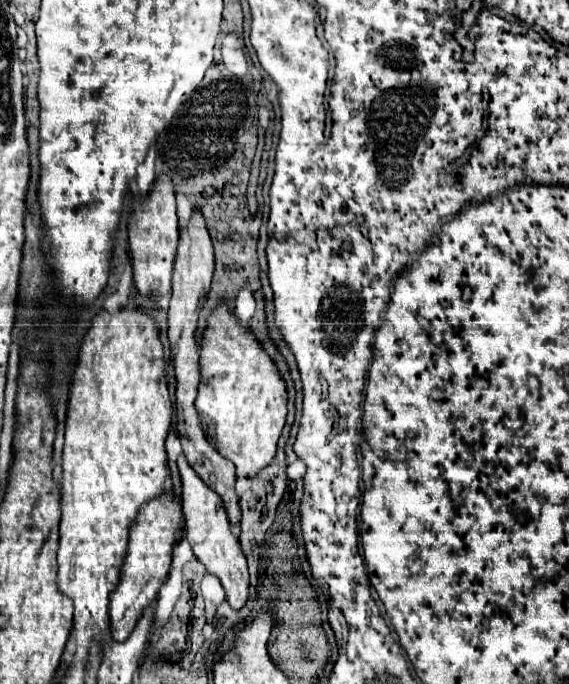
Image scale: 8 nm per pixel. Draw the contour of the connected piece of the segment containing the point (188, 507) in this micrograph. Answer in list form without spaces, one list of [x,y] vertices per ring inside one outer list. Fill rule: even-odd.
[[[183,454],[177,458],[177,466],[179,466],[179,472],[181,472],[181,482],[183,482],[181,506],[183,506],[185,526],[187,526],[185,536],[191,542],[193,554],[203,562],[207,572],[211,572],[213,576],[217,576],[221,580],[221,584],[227,592],[227,602],[231,604],[231,608],[239,610],[247,600],[249,574],[247,574],[247,562],[245,562],[245,556],[241,552],[241,546],[231,532],[231,524],[229,524],[227,512],[225,512],[225,504],[219,498],[219,494],[215,494],[209,486],[203,484],[203,480],[187,464]]]

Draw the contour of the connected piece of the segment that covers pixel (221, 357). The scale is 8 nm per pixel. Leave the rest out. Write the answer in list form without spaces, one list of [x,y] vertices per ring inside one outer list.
[[[223,304],[207,320],[199,356],[201,382],[195,408],[201,426],[215,450],[235,464],[237,478],[251,478],[275,458],[277,440],[287,416],[285,382],[253,332],[239,328],[239,322]]]

